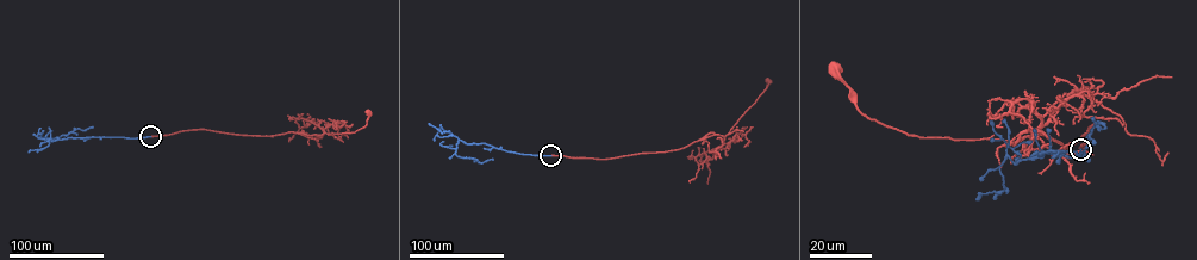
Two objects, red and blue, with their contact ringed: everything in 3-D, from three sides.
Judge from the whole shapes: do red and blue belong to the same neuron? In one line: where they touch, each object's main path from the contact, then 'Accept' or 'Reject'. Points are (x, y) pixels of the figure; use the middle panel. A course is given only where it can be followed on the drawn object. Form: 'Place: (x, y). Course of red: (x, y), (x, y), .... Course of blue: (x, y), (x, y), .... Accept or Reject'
Place: (550, 155). Course of red: (550, 155), (605, 159), (675, 150), (711, 132), (725, 136), (767, 87), (768, 80). Course of blue: (550, 155), (519, 154), (459, 140), (456, 144), (457, 156), (481, 163), (493, 159). Accept

